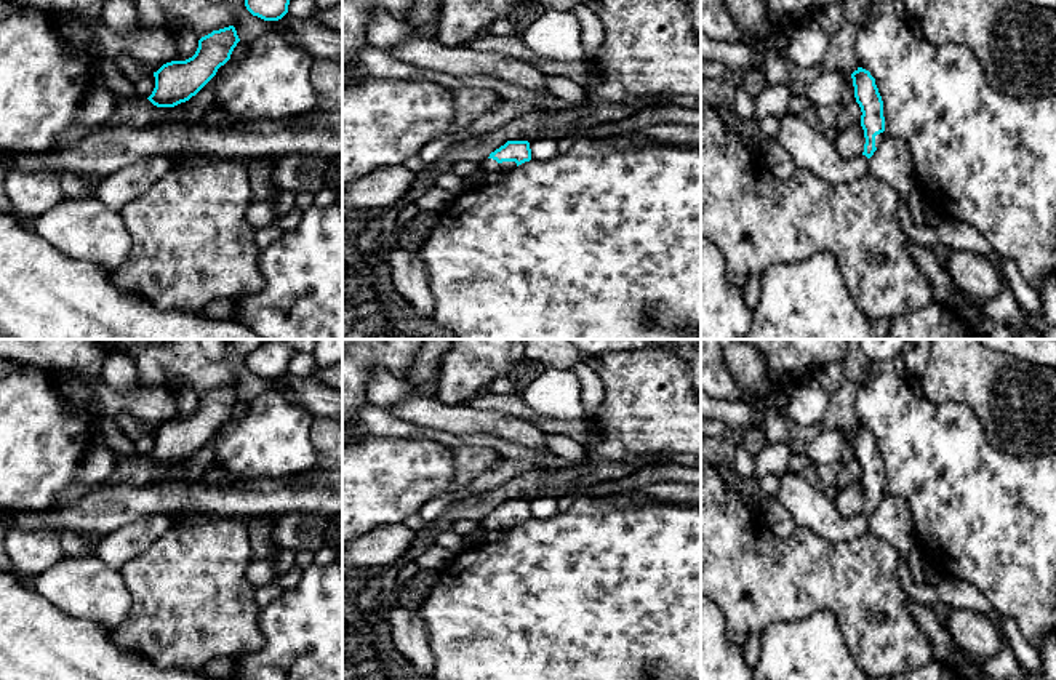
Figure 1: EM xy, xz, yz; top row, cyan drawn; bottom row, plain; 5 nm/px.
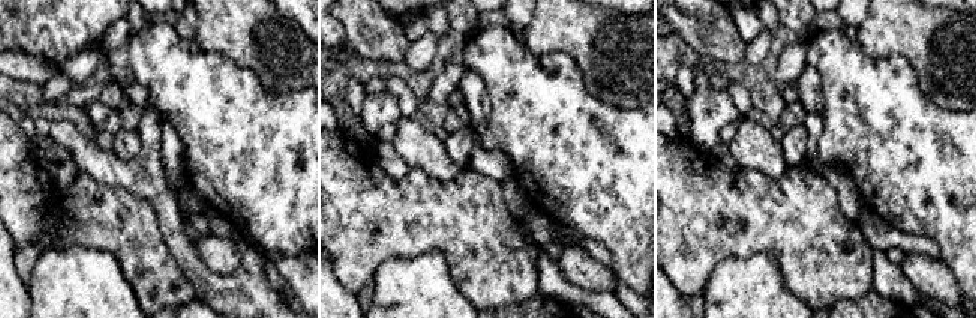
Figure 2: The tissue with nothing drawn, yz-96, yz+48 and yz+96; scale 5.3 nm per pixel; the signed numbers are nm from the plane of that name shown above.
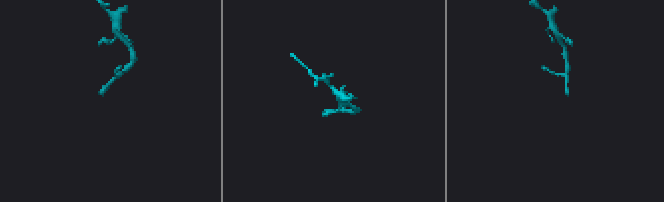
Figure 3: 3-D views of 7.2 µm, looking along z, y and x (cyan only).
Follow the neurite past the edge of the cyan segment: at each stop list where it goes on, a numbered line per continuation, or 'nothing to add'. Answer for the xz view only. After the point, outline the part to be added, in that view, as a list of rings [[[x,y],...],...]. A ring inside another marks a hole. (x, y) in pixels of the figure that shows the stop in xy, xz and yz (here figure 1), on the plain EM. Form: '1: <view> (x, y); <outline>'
1: xz (490, 524); [[[486,517],[482,525],[486,528],[486,530],[509,530],[510,526],[517,525],[515,520],[502,520],[502,522],[498,522],[496,518],[493,517]]]

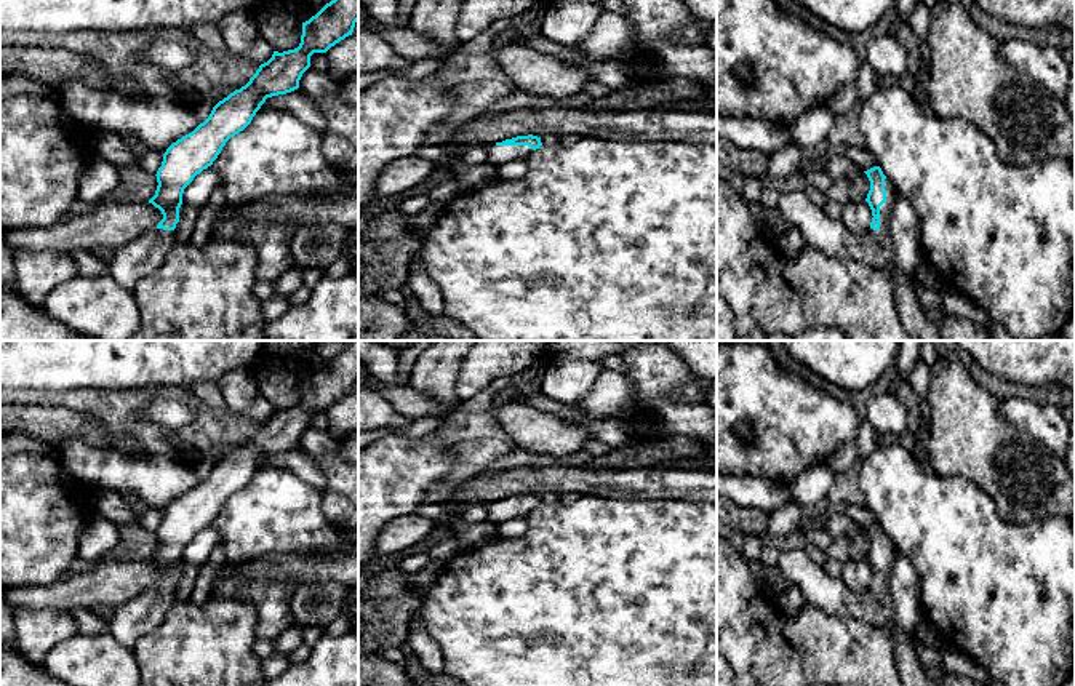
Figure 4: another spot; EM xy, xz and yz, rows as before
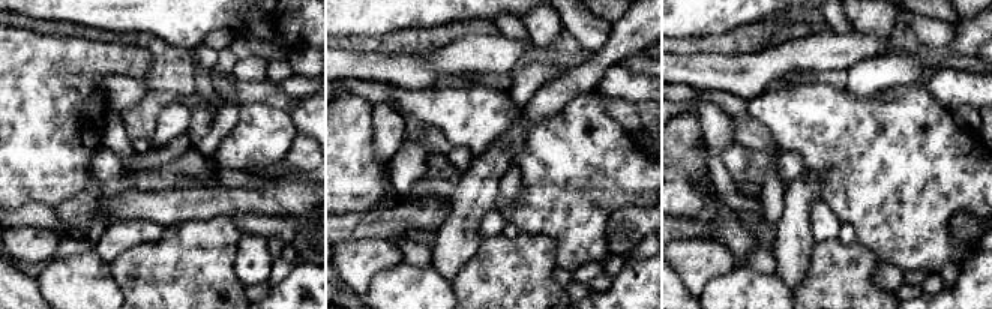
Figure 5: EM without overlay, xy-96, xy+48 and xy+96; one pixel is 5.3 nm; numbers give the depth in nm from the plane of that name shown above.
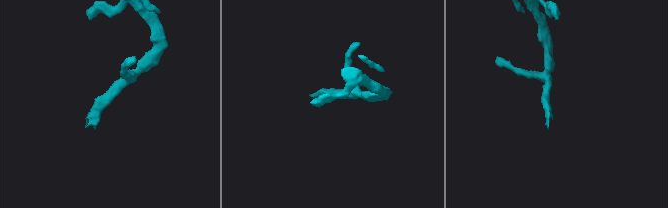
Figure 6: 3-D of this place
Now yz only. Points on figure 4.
1: yz (831, 595); [[[885,537],[885,550],[886,560],[880,564],[880,587],[867,587],[862,592],[853,592],[841,579],[830,577],[824,566],[816,564],[803,550],[782,550],[777,568],[800,590],[805,603],[829,616],[851,617],[889,628],[904,686],[937,686],[925,673],[915,652],[915,641],[894,620],[889,580],[894,576],[896,552],[888,537]]]

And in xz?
1: xz (498, 514); [[[488,504],[488,521],[493,524],[499,524],[515,518],[526,518],[526,515],[533,510],[528,504]]]

